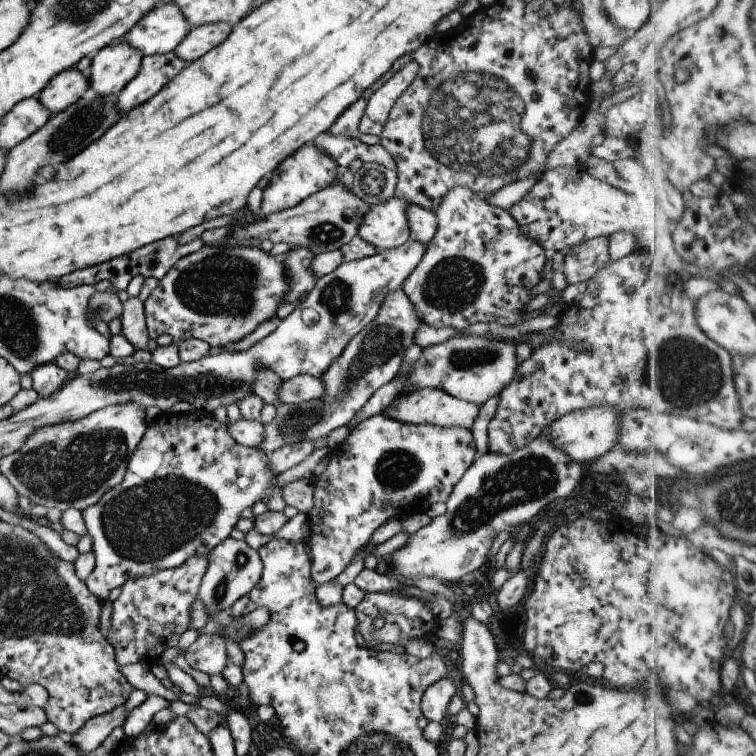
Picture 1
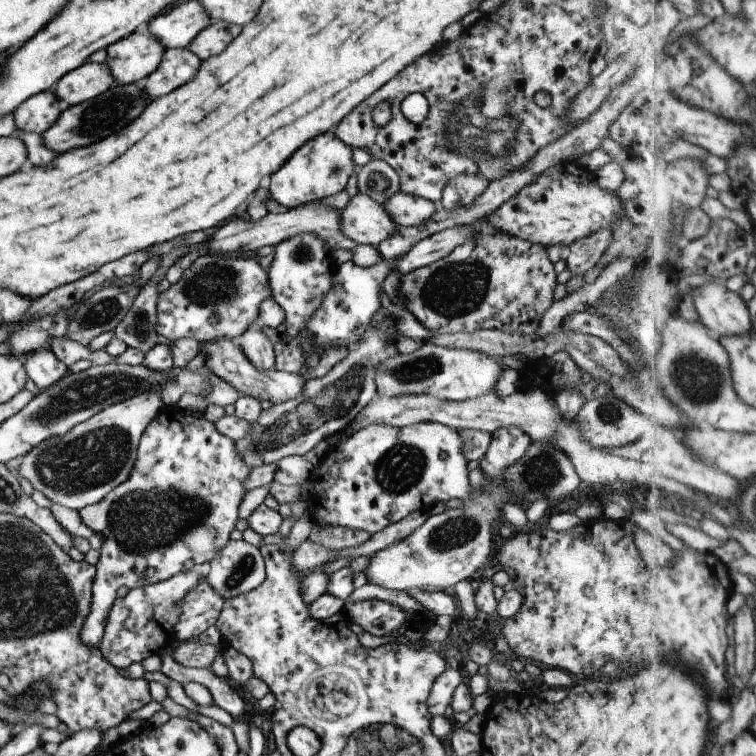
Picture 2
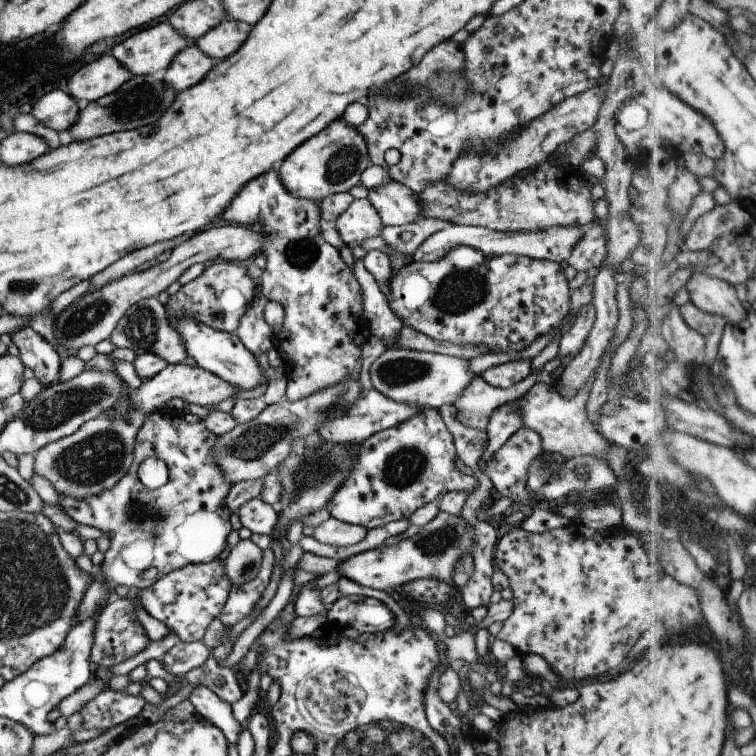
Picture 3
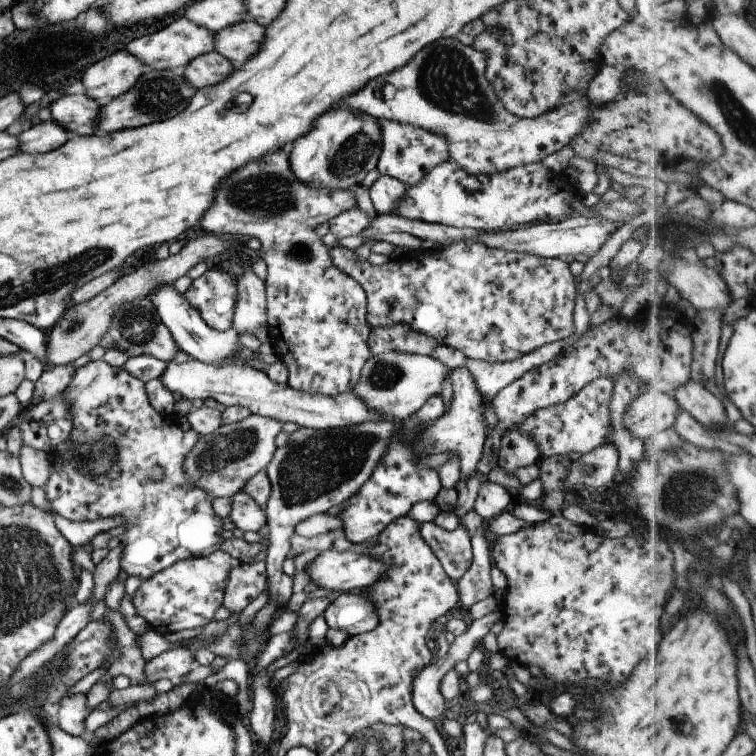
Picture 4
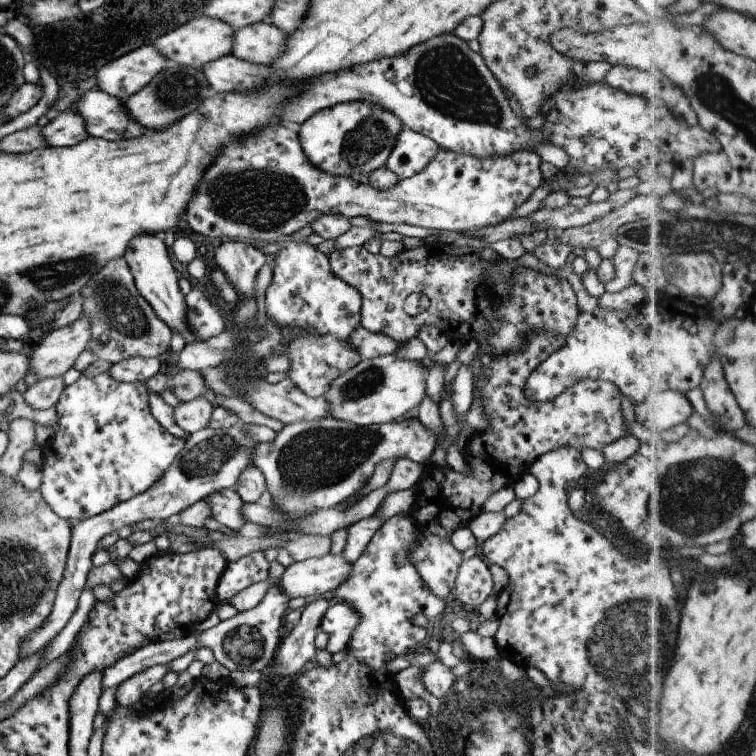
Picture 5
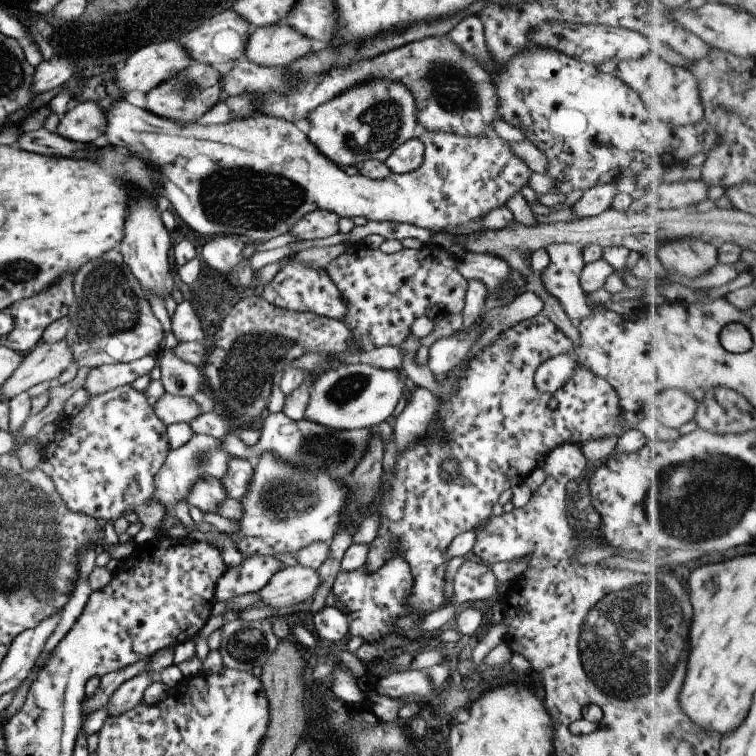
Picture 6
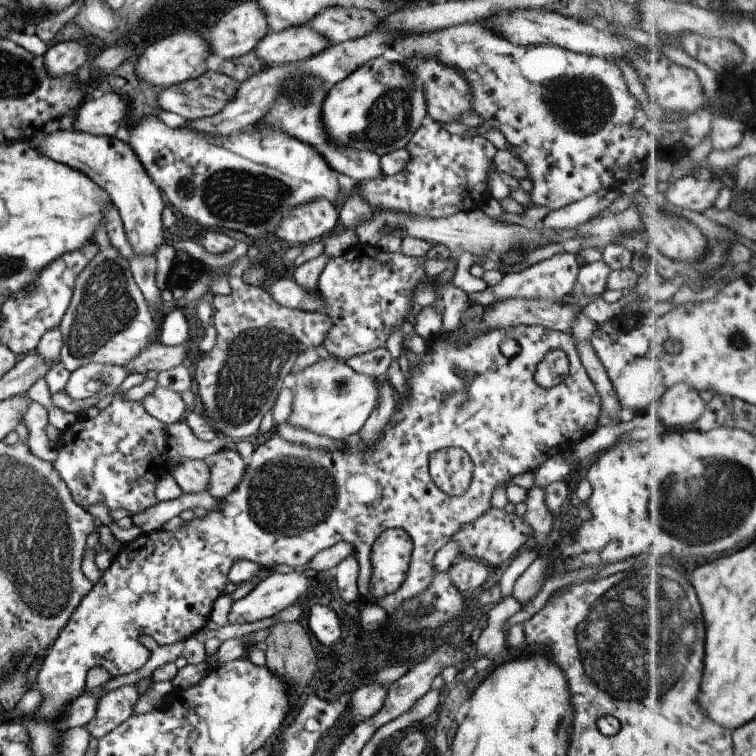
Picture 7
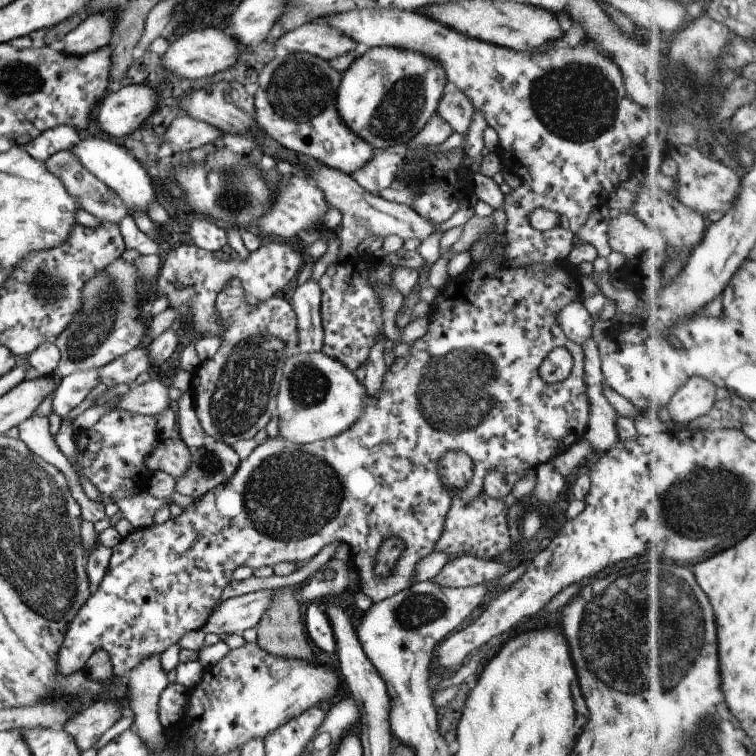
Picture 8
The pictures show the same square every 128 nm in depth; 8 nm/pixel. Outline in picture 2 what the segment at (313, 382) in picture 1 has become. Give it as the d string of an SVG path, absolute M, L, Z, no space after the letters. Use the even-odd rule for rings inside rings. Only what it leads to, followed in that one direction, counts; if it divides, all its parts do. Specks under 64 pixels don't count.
M221 339L202 344L201 352L206 354L204 362L210 372L234 387L240 395L249 395L260 401L269 400L273 405L300 397L304 391L307 380L299 373L287 371L258 371L243 354L237 340Z

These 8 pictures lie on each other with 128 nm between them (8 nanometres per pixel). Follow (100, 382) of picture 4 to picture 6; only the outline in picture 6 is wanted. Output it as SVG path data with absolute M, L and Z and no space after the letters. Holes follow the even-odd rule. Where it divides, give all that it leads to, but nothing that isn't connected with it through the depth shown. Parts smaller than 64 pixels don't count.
M124 385L104 394L92 395L76 416L62 419L57 424L54 440L42 444L38 450L41 456L39 467L52 478L64 506L72 512L92 516L101 522L115 521L124 513L134 512L143 526L133 537L133 542L142 545L156 538L154 530L166 514L166 508L154 502L154 475L171 451L166 428L167 425L156 416L142 391Z

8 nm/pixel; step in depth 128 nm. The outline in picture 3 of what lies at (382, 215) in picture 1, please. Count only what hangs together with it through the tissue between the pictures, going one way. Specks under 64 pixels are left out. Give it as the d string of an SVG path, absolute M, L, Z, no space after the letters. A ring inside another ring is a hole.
M367 198L354 199L348 210L336 220L336 230L346 245L374 238L381 234L384 226L378 212Z

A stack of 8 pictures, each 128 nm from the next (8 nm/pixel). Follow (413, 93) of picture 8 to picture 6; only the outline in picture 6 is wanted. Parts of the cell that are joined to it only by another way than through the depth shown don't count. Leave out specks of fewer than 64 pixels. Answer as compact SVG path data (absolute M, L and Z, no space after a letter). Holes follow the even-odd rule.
M370 80L324 102L309 113L308 140L336 166L356 166L368 158L385 162L392 151L415 137L418 108L402 82Z

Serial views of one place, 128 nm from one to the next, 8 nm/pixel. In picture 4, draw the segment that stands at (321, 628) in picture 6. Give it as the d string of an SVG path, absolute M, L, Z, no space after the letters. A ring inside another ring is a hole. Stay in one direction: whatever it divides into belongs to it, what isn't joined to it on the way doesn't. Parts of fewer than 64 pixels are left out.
M349 592L334 595L323 615L329 628L342 630L350 637L370 632L380 622L373 602Z

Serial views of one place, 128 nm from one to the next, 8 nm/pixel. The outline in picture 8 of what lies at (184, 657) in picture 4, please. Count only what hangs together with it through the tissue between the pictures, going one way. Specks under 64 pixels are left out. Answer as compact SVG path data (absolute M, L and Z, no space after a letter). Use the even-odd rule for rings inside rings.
M96 702L94 706L79 712L64 724L64 732L74 738L80 754L94 747L108 728L125 715L120 702Z

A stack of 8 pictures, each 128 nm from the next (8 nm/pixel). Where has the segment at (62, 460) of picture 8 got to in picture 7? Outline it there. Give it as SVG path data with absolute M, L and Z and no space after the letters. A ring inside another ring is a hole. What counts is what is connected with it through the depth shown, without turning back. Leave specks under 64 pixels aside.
M32 401L28 412L24 414L24 426L28 430L27 447L38 458L54 462L58 458L56 443L46 435L48 412L39 402Z

